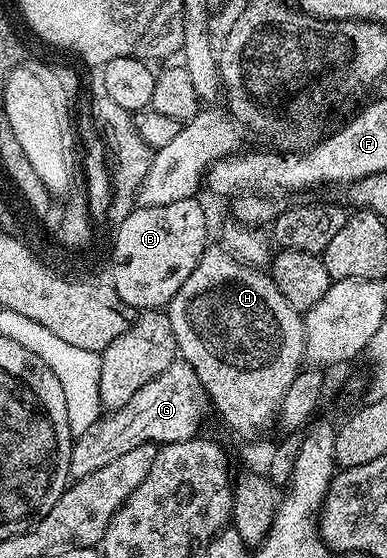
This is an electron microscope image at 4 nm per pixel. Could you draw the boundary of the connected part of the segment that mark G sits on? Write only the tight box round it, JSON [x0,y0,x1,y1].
[70,359,209,479]

